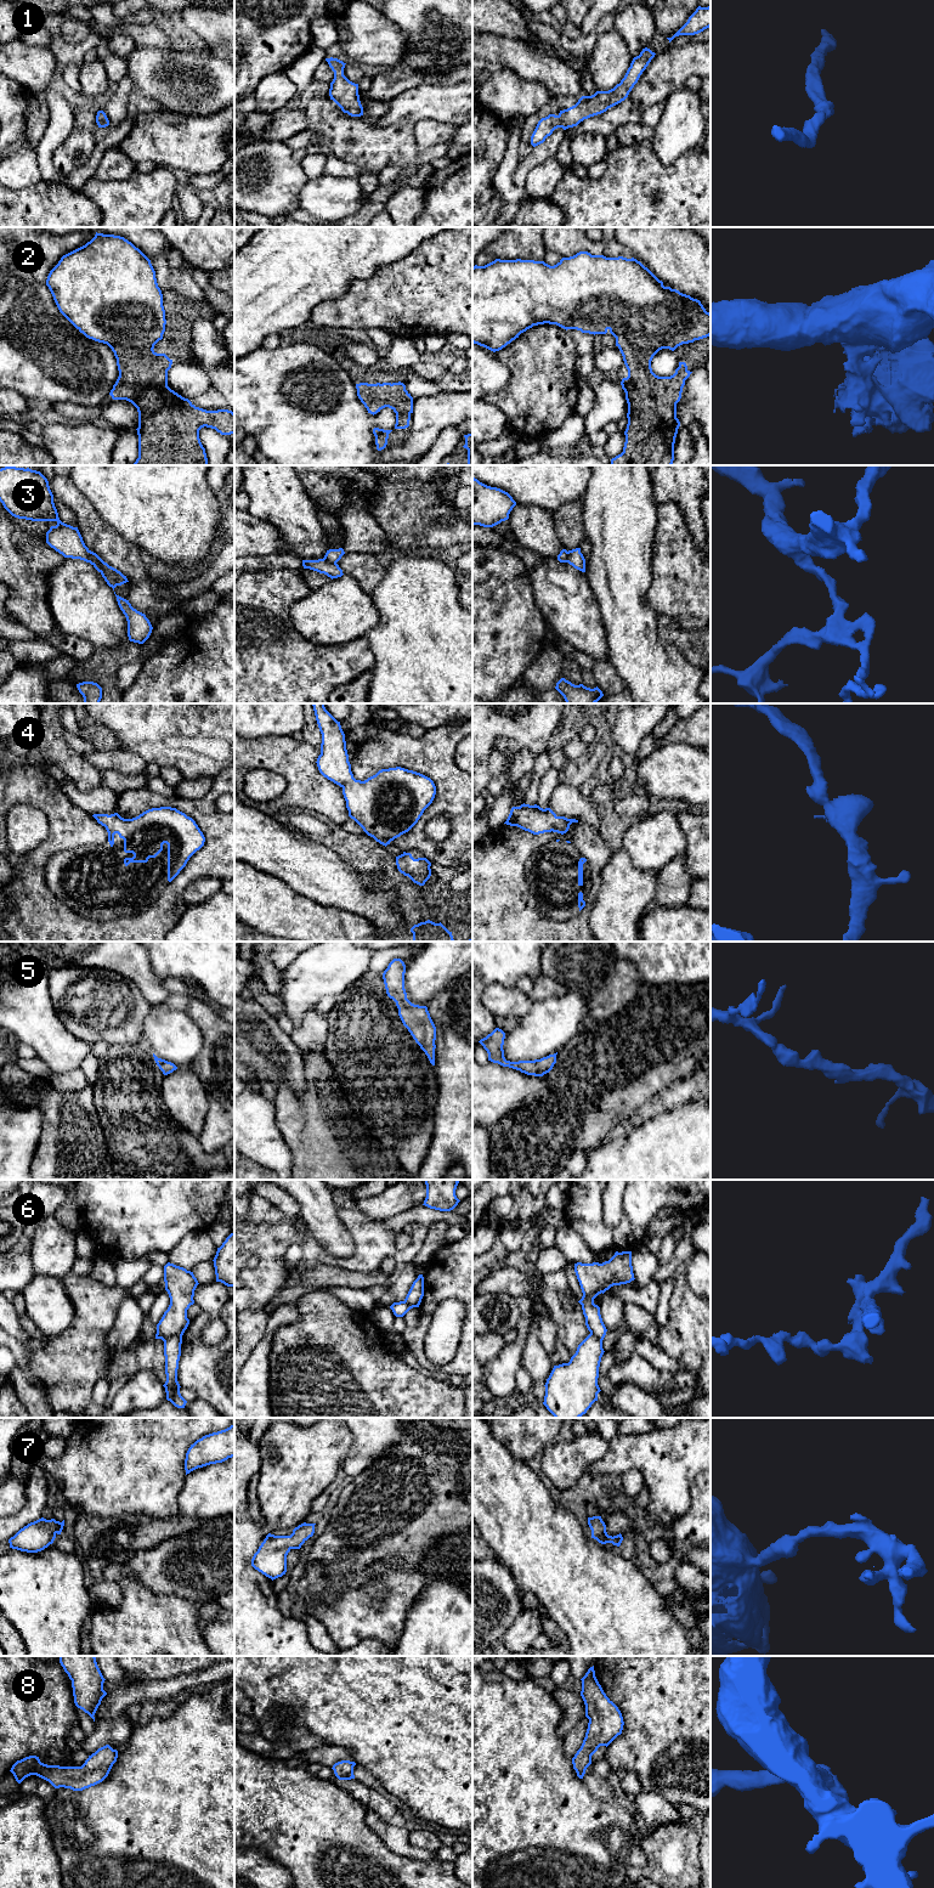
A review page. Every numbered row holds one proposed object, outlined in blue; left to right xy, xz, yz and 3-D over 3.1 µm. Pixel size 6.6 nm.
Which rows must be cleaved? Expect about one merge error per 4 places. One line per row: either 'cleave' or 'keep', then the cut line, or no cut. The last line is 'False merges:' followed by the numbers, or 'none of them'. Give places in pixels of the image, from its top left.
1: keep | no cut
2: keep | no cut
3: cleave | xy (90, 552), (100, 564), (100, 571)
4: keep | no cut
5: keep | no cut
6: cleave | xy (181, 1334), (174, 1334), (164, 1341)
7: keep | no cut
8: keep | no cut
False merges: 3, 6

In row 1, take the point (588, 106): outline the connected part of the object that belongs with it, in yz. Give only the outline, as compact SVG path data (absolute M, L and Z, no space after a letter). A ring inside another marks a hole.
M643 49L640 55L633 58L624 78L613 89L582 96L574 106L560 111L557 115L549 114L542 118L531 136L531 145L536 147L543 143L555 129L566 130L577 126L584 119L601 114L624 101L655 55L650 49Z

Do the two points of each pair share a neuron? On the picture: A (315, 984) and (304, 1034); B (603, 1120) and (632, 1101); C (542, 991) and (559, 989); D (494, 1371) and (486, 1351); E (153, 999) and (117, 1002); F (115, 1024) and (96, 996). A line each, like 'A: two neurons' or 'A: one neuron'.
A: two neurons
B: one neuron
C: one neuron
D: two neurons
E: two neurons
F: one neuron

